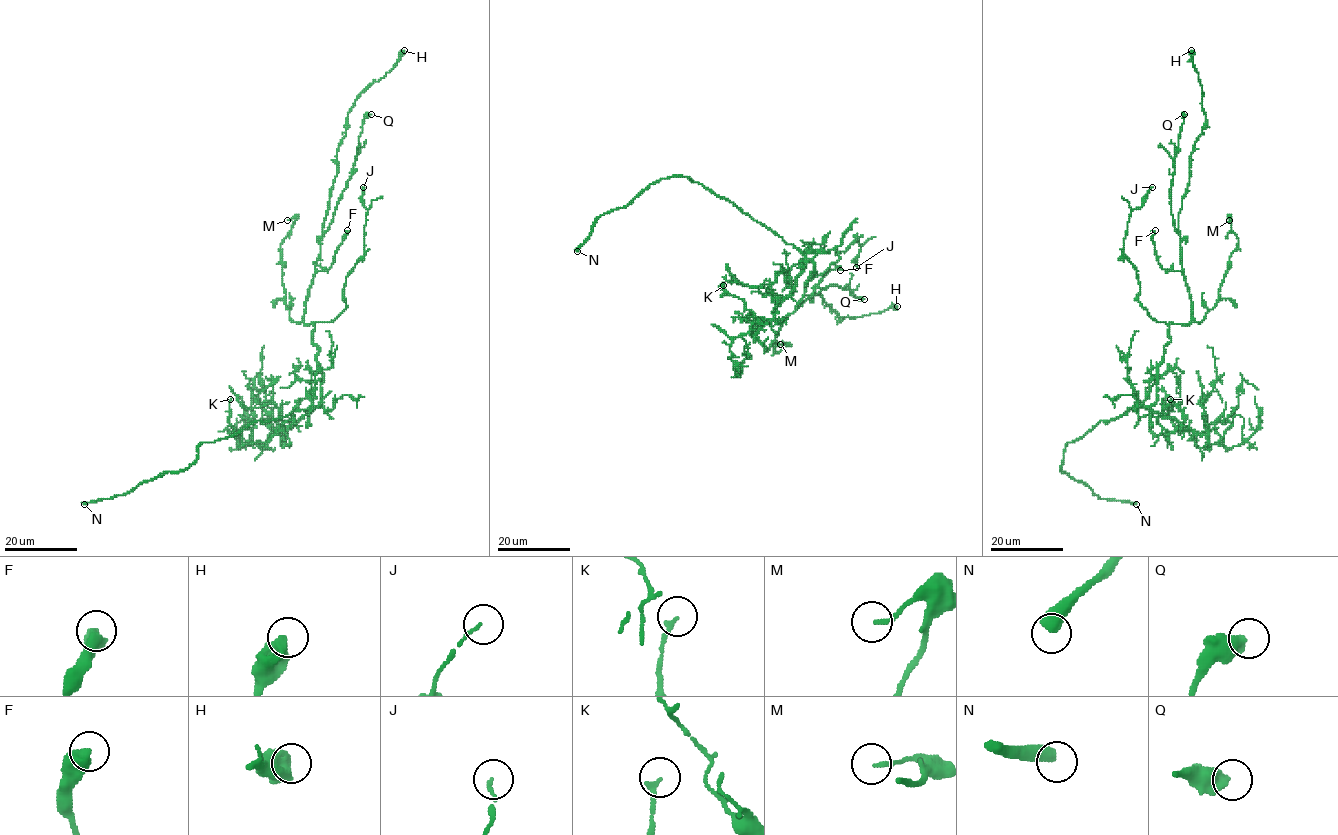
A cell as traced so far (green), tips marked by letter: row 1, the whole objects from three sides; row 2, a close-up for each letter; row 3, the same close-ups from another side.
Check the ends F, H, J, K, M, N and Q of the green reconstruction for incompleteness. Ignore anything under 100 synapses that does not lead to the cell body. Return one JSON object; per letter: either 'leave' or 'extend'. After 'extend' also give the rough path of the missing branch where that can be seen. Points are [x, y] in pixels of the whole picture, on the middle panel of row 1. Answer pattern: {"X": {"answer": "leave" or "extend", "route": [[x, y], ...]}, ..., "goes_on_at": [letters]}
{"F": {"answer": "leave"}, "H": {"answer": "leave"}, "J": {"answer": "leave"}, "K": {"answer": "leave"}, "M": {"answer": "leave"}, "N": {"answer": "extend", "route": [[577, 251], [565, 261], [561, 258]]}, "Q": {"answer": "leave"}, "goes_on_at": ["N"]}

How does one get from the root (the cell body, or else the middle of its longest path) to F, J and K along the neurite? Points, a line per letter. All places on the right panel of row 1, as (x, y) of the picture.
F: (1162, 361), (1170, 340), (1169, 325), (1188, 324), (1192, 309), (1183, 272), (1166, 270), (1158, 261), (1155, 230)
J: (1162, 361), (1170, 340), (1169, 326), (1141, 305), (1137, 270), (1123, 254), (1130, 212), (1152, 187)
K: (1162, 361), (1157, 400), (1145, 406), (1207, 432), (1206, 445), (1198, 447), (1174, 424), (1170, 399)

